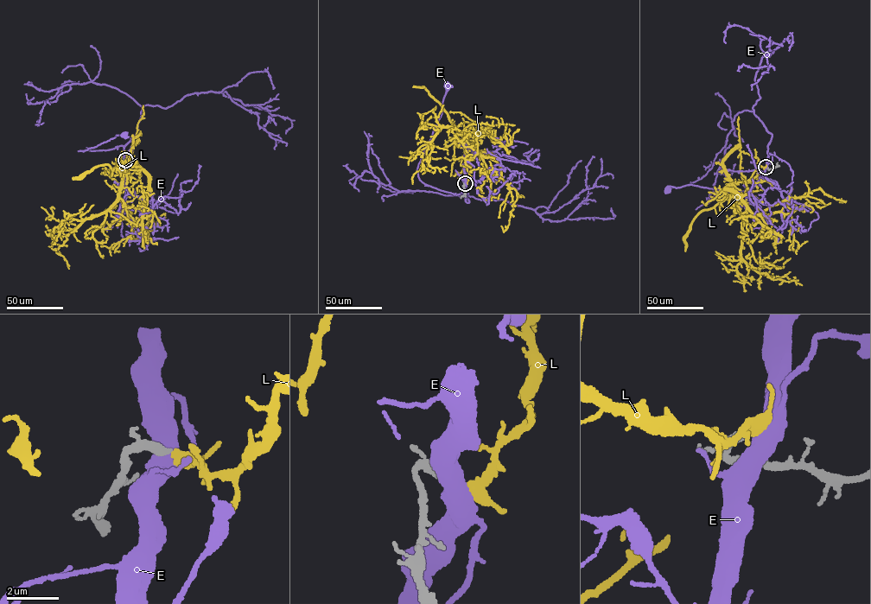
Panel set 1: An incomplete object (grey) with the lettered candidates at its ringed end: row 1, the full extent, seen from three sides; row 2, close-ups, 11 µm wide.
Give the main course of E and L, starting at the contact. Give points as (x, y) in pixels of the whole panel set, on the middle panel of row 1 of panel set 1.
E: (465, 183), (460, 193), (454, 194), (423, 183), (416, 170), (441, 113), (448, 85)
L: (465, 183), (468, 180), (464, 156), (467, 136), (444, 126), (430, 143), (433, 148), (429, 165), (448, 171)

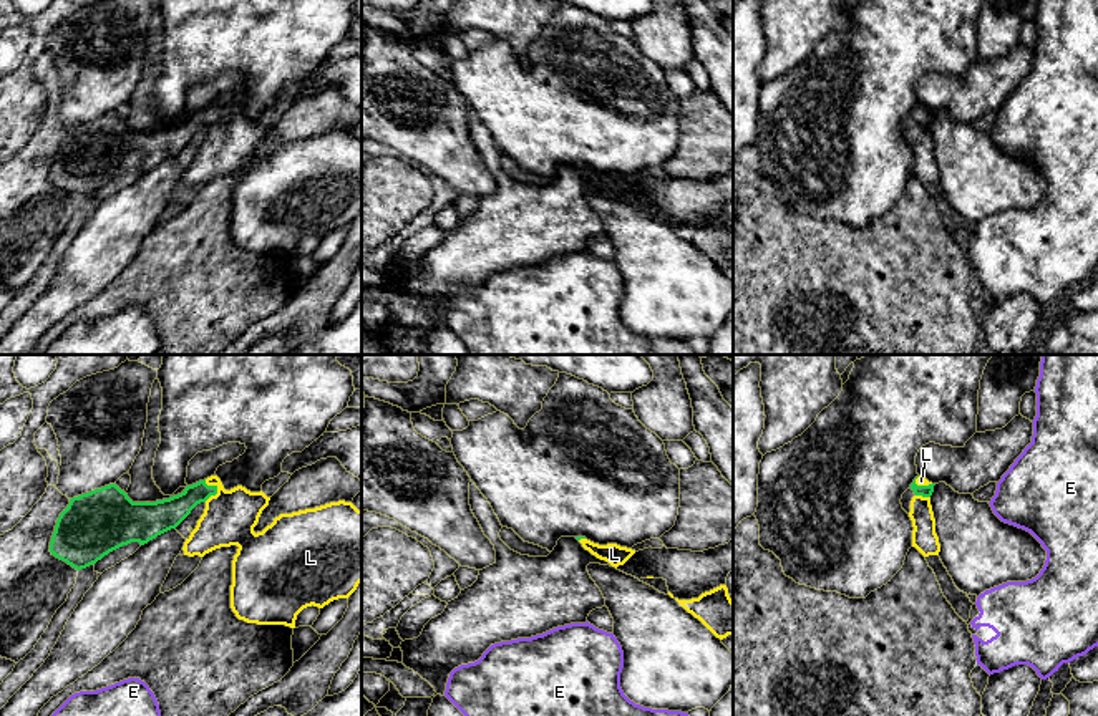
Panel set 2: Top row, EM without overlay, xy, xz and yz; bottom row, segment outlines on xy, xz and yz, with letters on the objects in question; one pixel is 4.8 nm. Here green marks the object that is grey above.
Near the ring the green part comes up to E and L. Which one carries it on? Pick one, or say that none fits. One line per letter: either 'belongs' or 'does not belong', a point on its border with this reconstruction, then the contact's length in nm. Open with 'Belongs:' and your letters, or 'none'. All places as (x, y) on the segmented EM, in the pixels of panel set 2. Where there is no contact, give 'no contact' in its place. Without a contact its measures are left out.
Belongs: L
E: does not belong; no contact
L: belongs; contact xy (216, 489); length 110 nm

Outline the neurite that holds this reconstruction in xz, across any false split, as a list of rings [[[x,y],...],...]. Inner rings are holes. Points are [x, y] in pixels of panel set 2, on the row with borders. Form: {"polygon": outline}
{"polygon": [[[576,537],[585,550],[589,550],[592,555],[595,555],[600,560],[609,562],[612,567],[624,565],[634,554],[635,550],[620,547],[617,544],[607,544],[607,545],[599,545],[585,537]]]}

